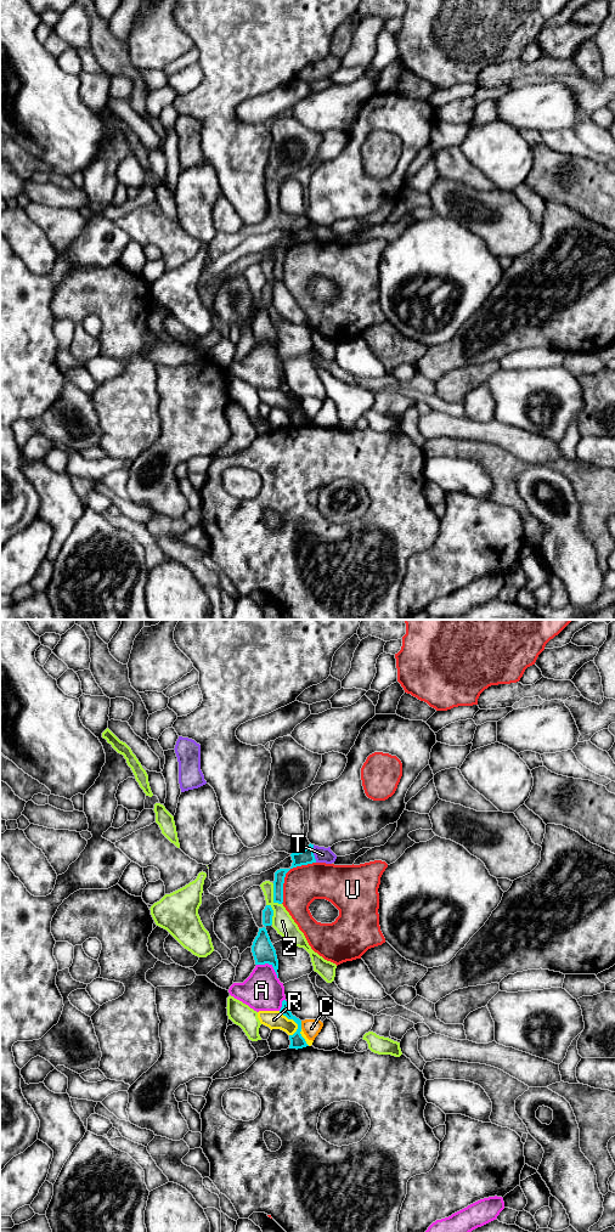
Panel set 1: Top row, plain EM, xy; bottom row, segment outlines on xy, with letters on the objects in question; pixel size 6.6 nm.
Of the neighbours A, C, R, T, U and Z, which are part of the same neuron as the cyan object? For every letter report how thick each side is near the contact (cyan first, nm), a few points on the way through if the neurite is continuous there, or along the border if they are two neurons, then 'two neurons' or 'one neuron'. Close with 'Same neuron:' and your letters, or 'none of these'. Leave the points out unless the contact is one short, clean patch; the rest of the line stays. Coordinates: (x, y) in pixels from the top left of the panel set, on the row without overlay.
A: calibres 150 and 260 nm; two neurons
C: calibres 100 and 120 nm; two neurons
R: calibres 100 and 120 nm; border xy (278, 389), (297, 402), (297, 408), (292, 413); two neurons
T: calibres 100 and 100 nm; border xy (312, 222), (312, 232), (316, 239); two neurons
U: calibres 100 and 240 nm; two neurons
Z: calibres 70 and 140 nm; two neurons
Same neuron: none of these

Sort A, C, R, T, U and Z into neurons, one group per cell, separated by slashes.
A T / C / R / U / Z

